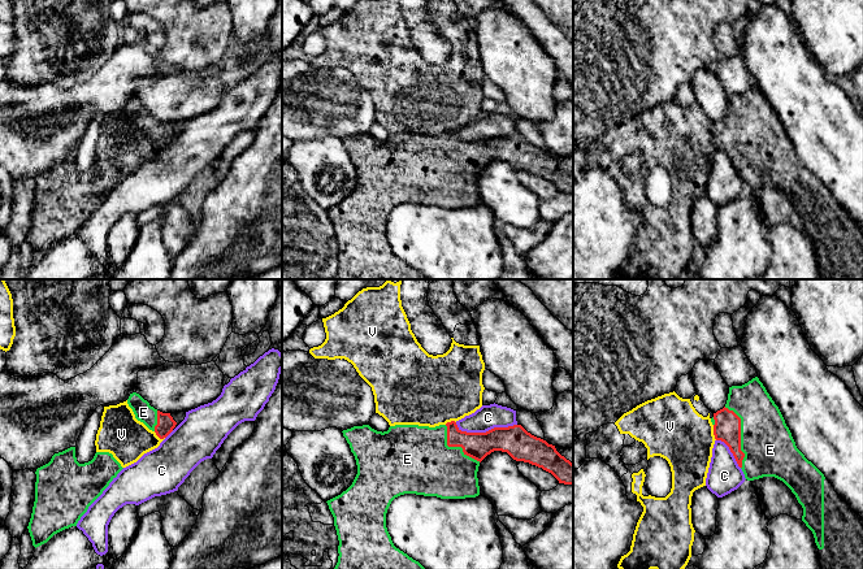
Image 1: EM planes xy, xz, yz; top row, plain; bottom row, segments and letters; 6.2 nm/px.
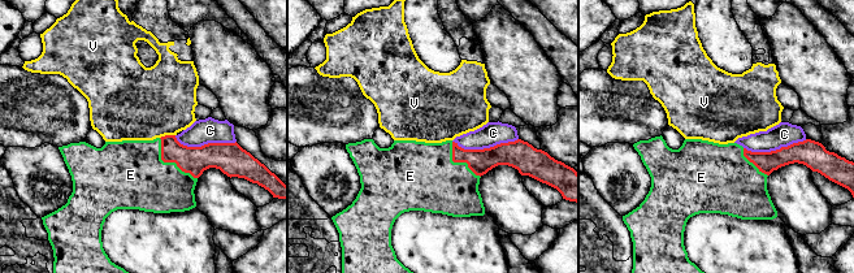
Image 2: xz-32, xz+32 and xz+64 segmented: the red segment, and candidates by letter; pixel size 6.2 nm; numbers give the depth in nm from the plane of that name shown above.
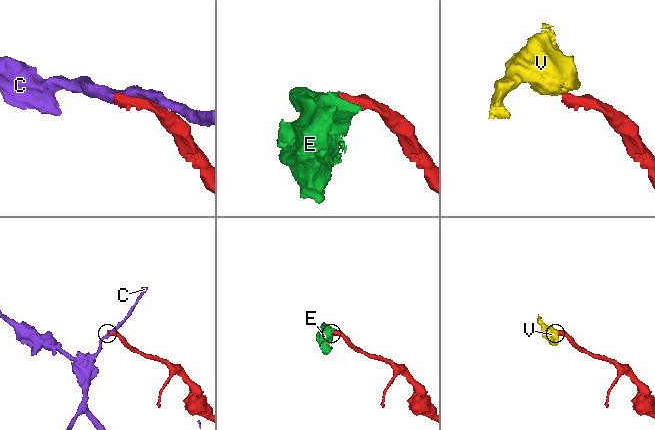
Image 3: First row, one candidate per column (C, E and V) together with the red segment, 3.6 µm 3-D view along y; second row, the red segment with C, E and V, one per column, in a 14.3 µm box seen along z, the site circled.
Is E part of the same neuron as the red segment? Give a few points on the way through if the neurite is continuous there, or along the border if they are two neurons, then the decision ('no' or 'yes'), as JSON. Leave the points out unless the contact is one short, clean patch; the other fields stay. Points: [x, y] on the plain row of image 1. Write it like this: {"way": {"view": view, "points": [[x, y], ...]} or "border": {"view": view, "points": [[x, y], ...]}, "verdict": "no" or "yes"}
{"verdict": "yes"}

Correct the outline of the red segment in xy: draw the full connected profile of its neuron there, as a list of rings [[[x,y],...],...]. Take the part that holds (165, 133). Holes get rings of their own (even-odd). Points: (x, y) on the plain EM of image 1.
[[[136,101],[130,103],[127,113],[133,118],[135,127],[155,140],[160,148],[166,147],[177,134],[170,122],[155,118]]]

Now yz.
[[[758,86],[742,95],[729,96],[728,109],[723,118],[711,127],[716,149],[724,151],[733,162],[747,190],[775,186],[782,190],[795,204],[803,217],[802,230],[812,240],[819,257],[823,279],[863,279],[863,229],[834,200],[824,183],[797,157],[785,129]]]

